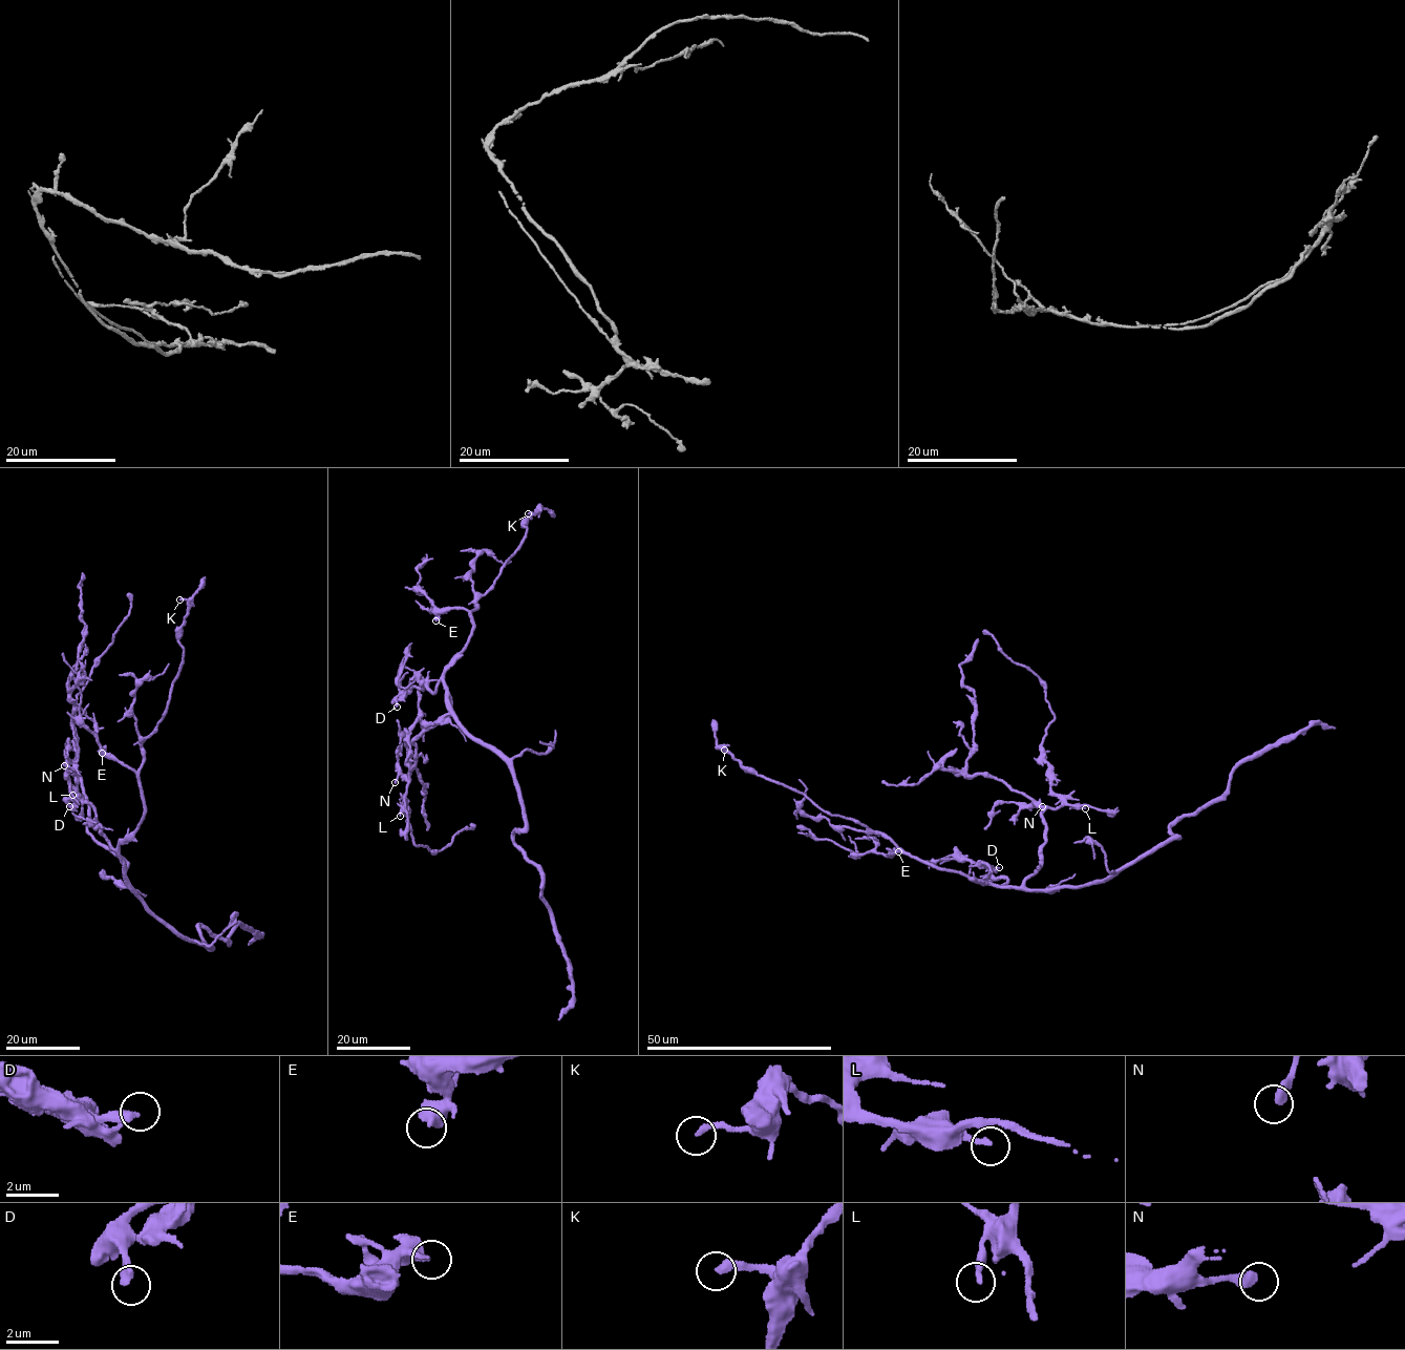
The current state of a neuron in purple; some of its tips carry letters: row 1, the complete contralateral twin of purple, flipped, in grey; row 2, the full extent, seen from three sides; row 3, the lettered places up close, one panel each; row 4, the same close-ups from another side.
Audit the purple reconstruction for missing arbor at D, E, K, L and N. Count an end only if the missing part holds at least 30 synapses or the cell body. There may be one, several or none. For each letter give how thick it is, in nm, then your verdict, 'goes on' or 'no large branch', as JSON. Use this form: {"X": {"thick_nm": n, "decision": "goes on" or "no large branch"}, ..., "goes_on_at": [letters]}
{"D": {"thick_nm": 360, "decision": "no large branch"}, "E": {"thick_nm": 500, "decision": "no large branch"}, "K": {"thick_nm": 240, "decision": "no large branch"}, "L": {"thick_nm": 200, "decision": "no large branch"}, "N": {"thick_nm": 360, "decision": "no large branch"}, "goes_on_at": []}

